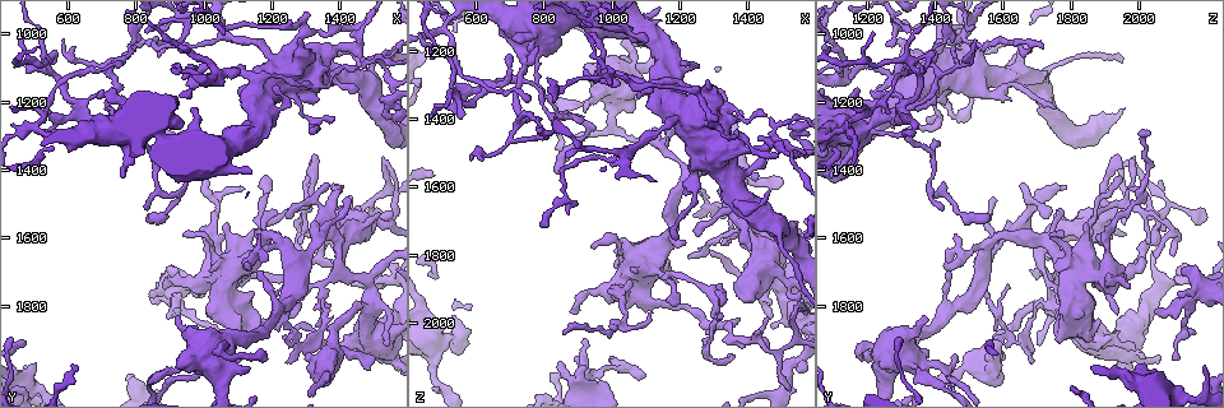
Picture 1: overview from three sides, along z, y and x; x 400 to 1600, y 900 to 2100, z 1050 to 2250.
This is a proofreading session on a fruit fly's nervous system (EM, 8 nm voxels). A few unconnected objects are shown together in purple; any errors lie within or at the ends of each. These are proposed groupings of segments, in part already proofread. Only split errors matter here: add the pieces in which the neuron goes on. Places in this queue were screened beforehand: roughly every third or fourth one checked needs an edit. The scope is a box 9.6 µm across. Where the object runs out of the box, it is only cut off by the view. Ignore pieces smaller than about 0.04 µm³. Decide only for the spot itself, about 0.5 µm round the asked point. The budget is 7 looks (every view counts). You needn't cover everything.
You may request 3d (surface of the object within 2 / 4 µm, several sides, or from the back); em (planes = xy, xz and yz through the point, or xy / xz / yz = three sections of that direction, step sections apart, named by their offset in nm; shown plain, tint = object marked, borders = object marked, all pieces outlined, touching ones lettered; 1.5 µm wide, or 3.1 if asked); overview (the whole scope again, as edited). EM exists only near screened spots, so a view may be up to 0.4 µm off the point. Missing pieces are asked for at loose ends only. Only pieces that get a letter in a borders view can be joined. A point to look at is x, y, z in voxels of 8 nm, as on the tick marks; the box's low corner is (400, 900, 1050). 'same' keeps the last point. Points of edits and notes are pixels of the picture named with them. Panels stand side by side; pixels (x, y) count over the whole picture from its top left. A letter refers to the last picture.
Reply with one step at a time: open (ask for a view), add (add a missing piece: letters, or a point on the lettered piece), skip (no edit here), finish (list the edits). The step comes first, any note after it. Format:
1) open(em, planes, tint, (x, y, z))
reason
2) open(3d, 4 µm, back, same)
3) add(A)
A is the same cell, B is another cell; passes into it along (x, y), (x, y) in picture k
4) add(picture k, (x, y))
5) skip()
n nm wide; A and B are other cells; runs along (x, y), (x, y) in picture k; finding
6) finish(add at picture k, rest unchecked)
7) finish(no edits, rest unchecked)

open(3d, 2 µm, (1470, 1090, 1620))
an open end

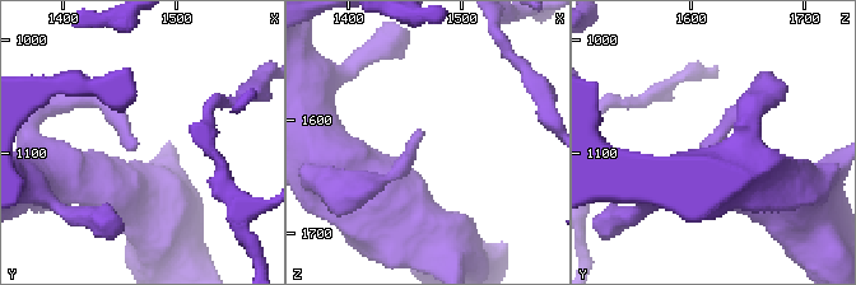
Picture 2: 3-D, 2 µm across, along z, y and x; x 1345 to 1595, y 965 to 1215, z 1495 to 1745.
open(em, planes, tint, (1466, 1094, 1608))

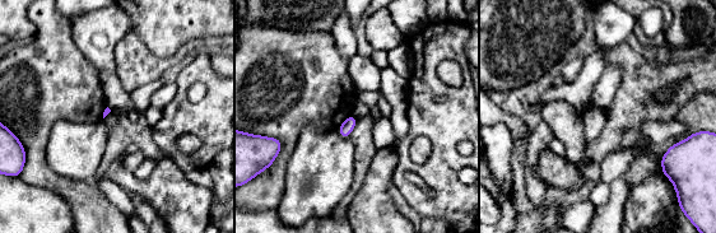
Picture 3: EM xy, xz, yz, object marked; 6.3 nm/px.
open(em, planes, borders, same)
what lies round it

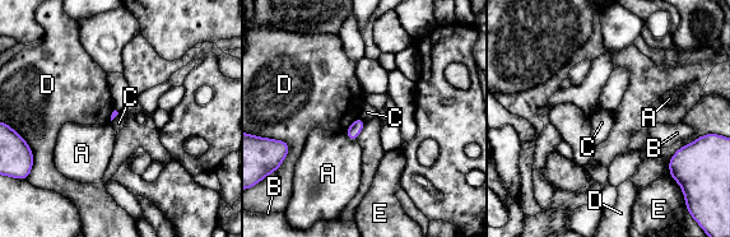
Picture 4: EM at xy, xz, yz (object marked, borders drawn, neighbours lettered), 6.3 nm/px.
skip()
E touches over 300 nm; A, B, C, D and E are other cells; border along (358, 116), (364, 121) in picture 4; none of them fits

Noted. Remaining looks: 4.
open(3d, 4 µm, (1200, 1160, 1240))
free end

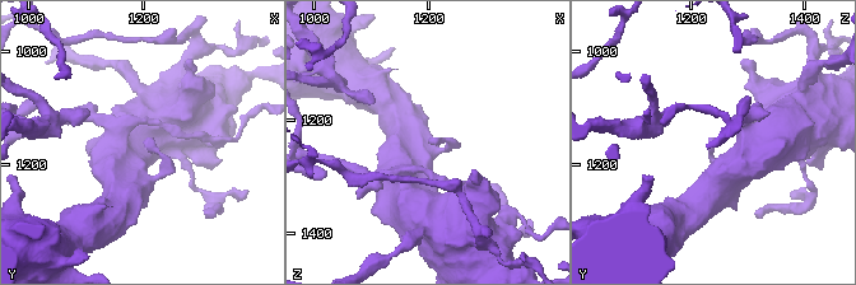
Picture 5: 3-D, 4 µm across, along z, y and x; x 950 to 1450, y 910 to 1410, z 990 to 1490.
open(em, planes, borders, (1200, 1165, 1230))

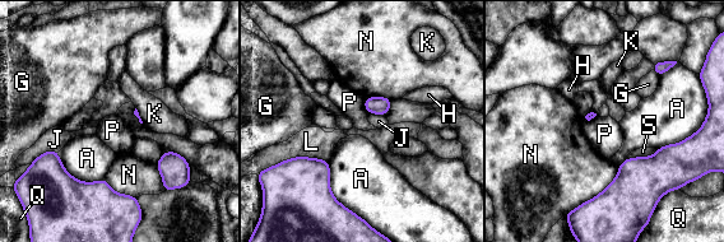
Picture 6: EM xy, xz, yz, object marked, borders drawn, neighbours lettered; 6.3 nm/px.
skip()
A, G, H, J, K, L, N, P, Q and S are other cells; border along (620, 166), (599, 192), (570, 210) in picture 6; no lettered piece goes on from it

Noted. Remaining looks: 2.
open(em, planes, borders, (990, 1960, 2100))
branch stops here

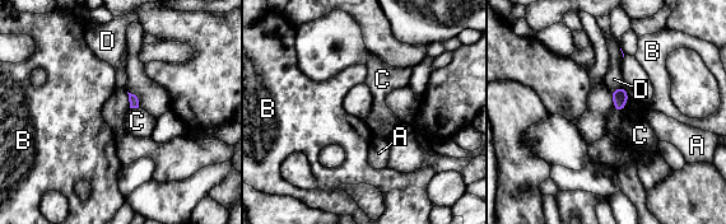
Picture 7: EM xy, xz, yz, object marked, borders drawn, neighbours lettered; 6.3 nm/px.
skip()
A, B, C and D are other cells; border along (130, 107), (138, 108) in picture 7; no lettered piece goes on from it

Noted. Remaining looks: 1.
finish(no edits, rest unchecked)

